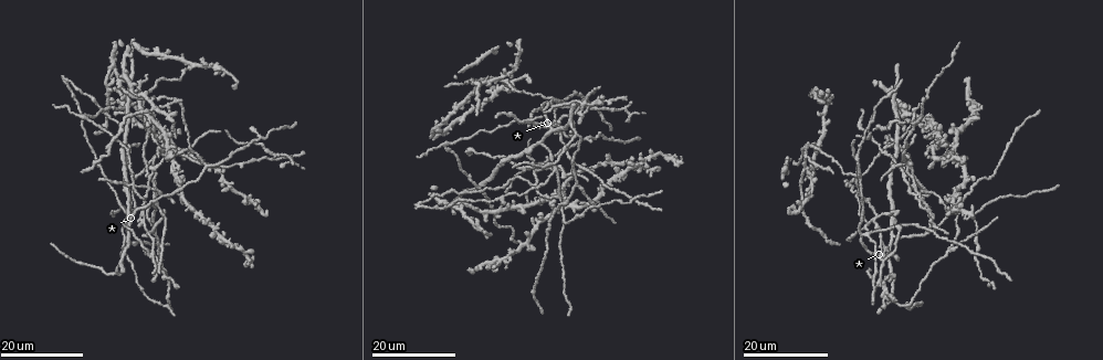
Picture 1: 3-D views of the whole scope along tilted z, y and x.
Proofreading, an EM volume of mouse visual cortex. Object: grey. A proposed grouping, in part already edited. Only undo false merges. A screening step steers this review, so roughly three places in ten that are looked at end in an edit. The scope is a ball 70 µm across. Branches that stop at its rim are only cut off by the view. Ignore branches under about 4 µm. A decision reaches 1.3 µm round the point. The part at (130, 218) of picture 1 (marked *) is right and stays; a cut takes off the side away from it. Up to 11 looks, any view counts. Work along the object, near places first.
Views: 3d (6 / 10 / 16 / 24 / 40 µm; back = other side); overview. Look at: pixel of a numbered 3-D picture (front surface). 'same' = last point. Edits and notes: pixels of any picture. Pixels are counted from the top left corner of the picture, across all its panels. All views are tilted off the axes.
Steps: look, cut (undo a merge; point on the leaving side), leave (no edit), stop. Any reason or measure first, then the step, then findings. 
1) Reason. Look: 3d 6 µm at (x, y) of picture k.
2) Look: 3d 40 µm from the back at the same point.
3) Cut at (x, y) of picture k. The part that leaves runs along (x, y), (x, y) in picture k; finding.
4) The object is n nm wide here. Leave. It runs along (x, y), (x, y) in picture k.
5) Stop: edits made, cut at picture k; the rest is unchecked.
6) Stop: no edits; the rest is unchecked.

Three arms meet. Look: 3d 16 µm at (146, 233) of picture 1.

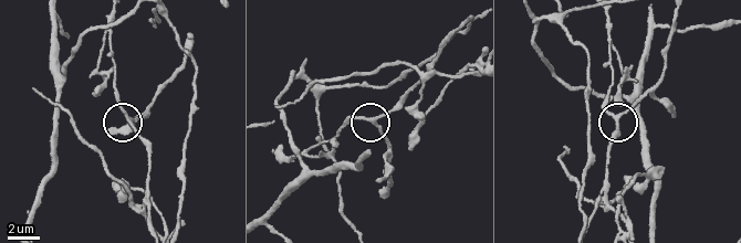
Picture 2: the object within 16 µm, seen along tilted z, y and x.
Look: 3d 10 µm at (615, 115) of picture 2.

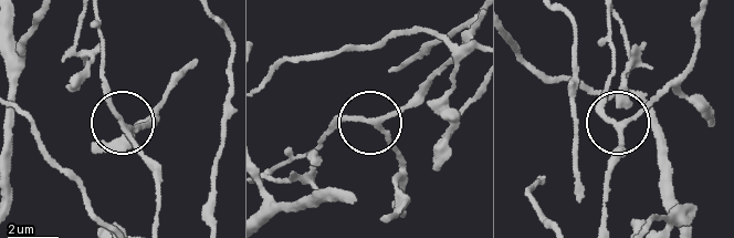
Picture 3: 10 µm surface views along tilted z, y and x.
Zoom in. Look: 3d 6 µm at (623, 126) of picture 3.

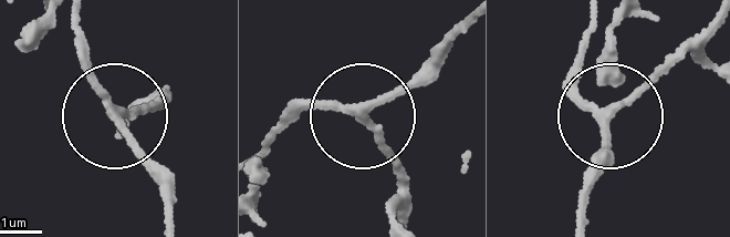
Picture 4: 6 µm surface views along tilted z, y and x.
The object is 170 nm wide here. Cut at (149, 109) of picture 4. The part that leaves runs along (607, 106), (710, 22) in picture 4; two neurons meet here.

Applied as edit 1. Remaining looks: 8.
Redraw. Look: overview.

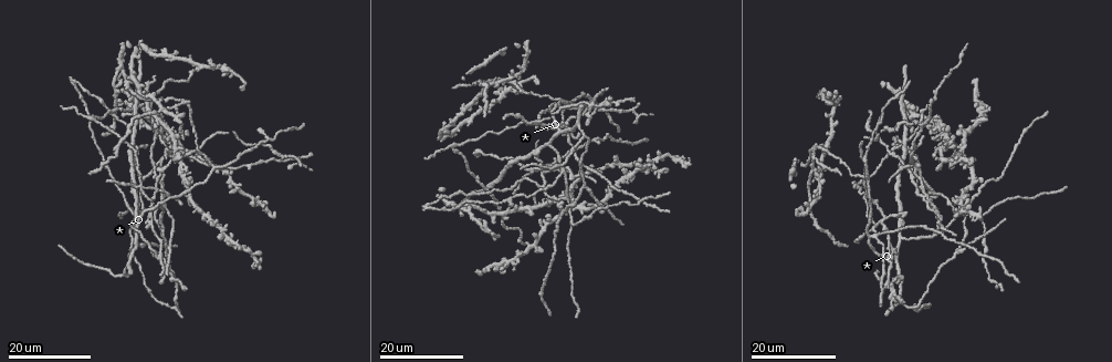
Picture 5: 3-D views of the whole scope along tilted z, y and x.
Look: 3d 16 µm at (558, 203) of picture 5.

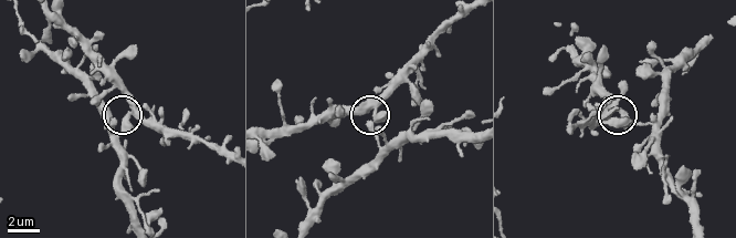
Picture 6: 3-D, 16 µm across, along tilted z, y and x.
Zoom in. Look: 3d 6 µm at (373, 113) of picture 6.

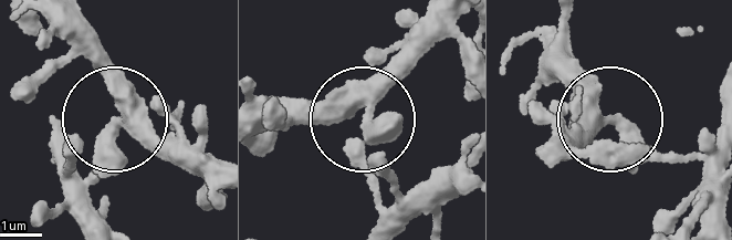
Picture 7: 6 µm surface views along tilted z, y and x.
5 arms meet here. Leave. It runs along (50, 19), (125, 122), (175, 162) in picture 7; continuous, no second neuron.

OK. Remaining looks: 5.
Three-way junction. Look: 3d 24 µm at (932, 194) of picture 5.

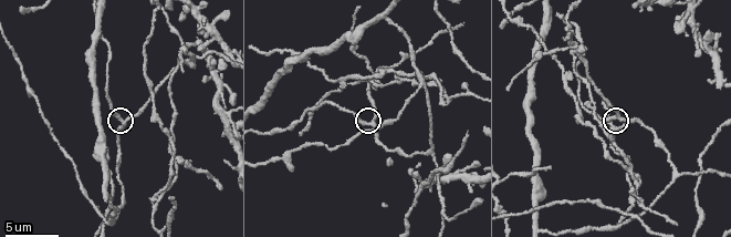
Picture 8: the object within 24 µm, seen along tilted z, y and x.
Look: 3d 6 µm at (123, 120) of picture 8.

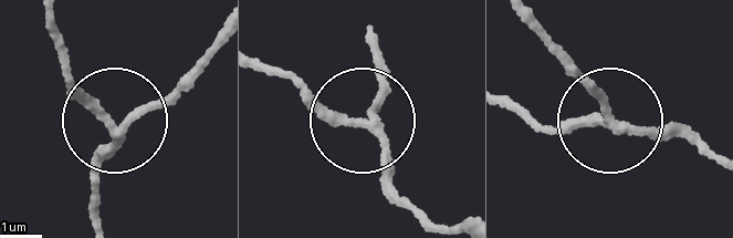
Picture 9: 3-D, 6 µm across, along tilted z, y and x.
The object is 200 nm wide here. Leave. It runs along (442, 225), (398, 193), (374, 132), (283, 74) in picture 9; all the same neuron.

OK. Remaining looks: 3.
Three-way junction. Look: 3d 16 µm at (443, 211) of picture 8.

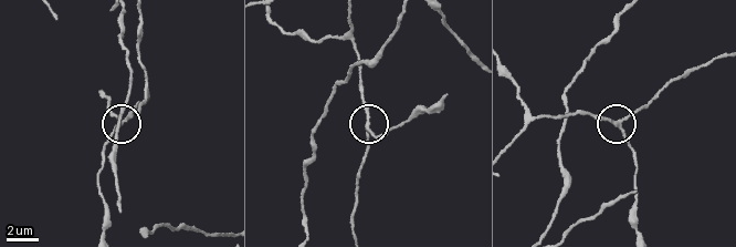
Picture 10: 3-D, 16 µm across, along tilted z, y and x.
Look: 3d 6 µm at (620, 122) of picture 10.

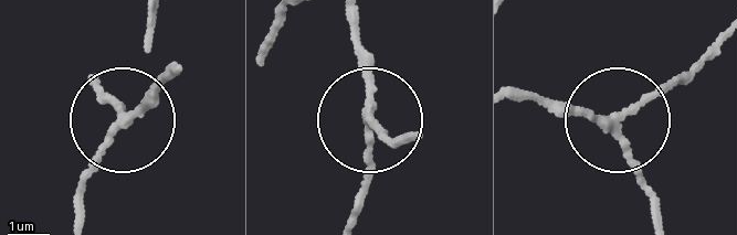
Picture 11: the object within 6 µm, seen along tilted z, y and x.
The object is 160 nm wide here. Leave. It runs along (522, 99), (611, 115), (654, 99), (694, 68) in picture 11; continuous, no second neuron.

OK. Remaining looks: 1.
Stop: edits made, cut at picture 4; the rest is unchecked.

